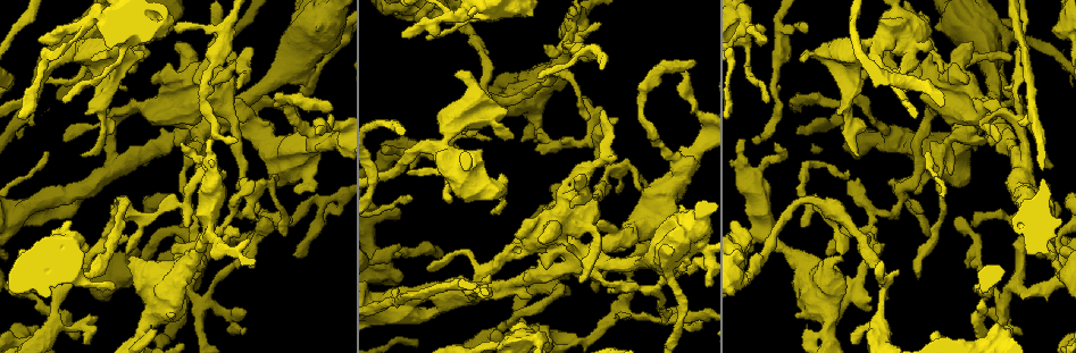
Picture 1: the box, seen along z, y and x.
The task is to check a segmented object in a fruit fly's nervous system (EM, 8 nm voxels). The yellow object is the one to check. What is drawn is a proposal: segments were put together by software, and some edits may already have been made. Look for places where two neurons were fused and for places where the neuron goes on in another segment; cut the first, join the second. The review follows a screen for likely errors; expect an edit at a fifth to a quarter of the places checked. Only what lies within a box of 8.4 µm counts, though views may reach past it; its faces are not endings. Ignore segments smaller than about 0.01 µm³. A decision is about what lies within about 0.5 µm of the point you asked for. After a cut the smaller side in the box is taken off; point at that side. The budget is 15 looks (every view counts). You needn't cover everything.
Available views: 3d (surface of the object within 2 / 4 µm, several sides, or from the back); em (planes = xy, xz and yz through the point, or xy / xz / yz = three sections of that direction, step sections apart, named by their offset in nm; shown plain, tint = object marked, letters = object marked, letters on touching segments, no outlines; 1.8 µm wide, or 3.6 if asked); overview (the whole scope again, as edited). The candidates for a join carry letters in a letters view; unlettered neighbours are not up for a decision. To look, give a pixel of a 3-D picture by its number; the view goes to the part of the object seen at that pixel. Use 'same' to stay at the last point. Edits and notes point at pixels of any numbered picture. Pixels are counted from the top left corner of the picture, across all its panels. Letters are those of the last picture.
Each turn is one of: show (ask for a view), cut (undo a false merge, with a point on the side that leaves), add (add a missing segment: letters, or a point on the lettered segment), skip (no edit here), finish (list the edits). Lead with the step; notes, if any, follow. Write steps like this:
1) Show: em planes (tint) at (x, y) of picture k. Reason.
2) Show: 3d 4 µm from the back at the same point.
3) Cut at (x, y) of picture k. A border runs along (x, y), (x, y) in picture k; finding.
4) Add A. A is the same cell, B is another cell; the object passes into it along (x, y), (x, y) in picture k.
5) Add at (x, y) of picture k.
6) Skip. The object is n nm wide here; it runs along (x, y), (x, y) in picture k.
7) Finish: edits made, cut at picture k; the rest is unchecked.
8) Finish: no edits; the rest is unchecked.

Show: em xz step 16 (tint) at (246, 314) of picture 1. Free end.

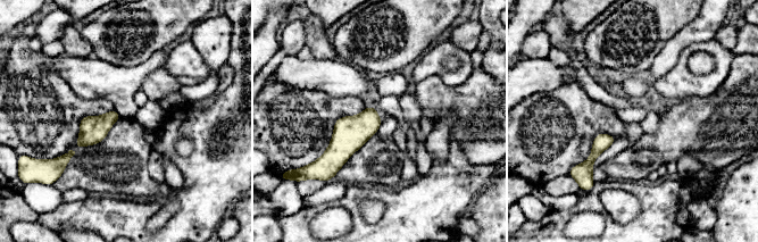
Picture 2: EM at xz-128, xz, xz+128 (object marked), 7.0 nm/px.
Show: em planes (letters) at the same point.

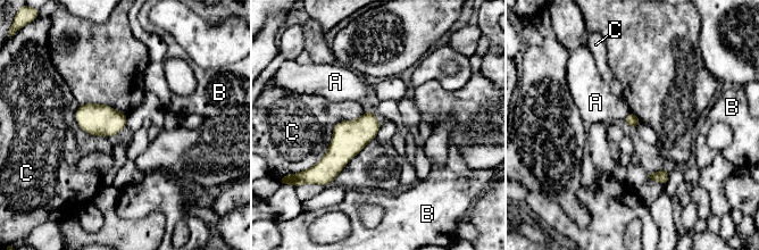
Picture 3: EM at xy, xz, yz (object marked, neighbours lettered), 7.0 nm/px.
Skip. A, B and C are other cells; no lettered segment goes on from it.

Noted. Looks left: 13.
Show: 3d 2 µm from the back at (291, 223) of picture 1. Branch stops here.

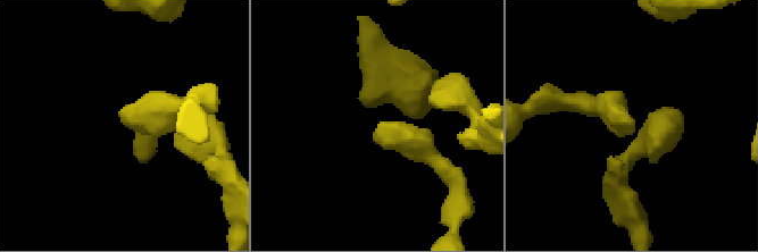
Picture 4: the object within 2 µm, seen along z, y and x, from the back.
Show: em xy step 4 (letters) at (624, 128) of picture 4. Now the EM.

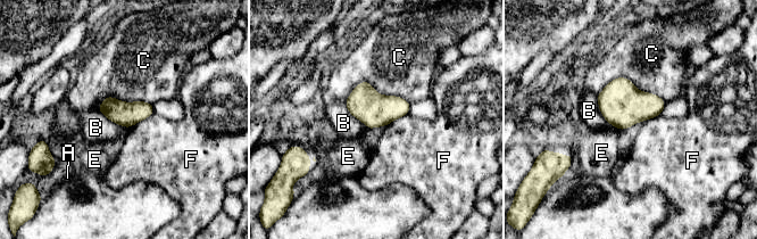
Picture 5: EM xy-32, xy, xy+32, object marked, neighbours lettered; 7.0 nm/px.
Show: em planes (letters) at the same point.

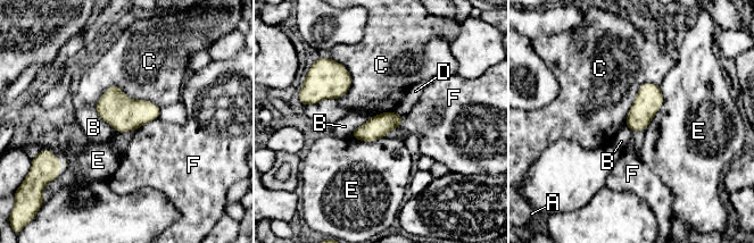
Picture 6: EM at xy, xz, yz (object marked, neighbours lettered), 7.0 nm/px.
Skip. A, B, C, D, E and F are other cells; a border runs along (94, 108), (96, 112), (118, 133) in picture 6; no lettered segment goes on from it.

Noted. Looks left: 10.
Show: 3d 2 µm at (42, 203) of picture 1. Calibre changes.

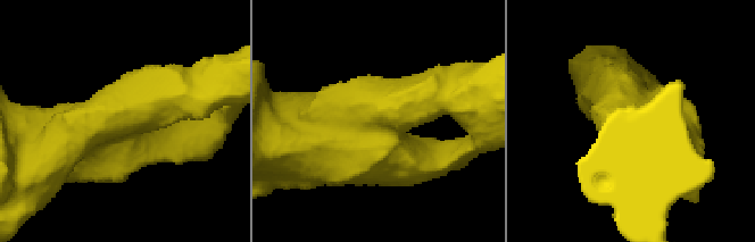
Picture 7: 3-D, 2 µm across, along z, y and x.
Show: em 3.6 µm yz step 4 (letters) at (375, 141) of picture 7.

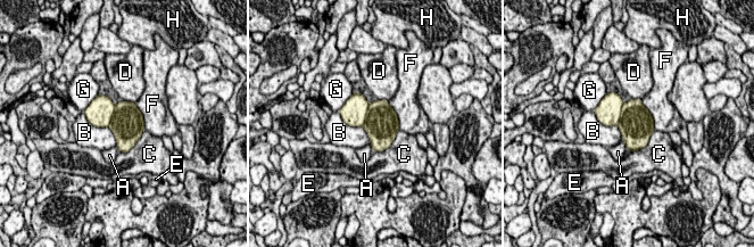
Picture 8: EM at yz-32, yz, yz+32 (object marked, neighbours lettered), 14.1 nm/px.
Cut at (354, 112) of picture 8. The object is 480 nm wide here; A, B, C, D, E, F, G and H are other cells; a border runs along (370, 104), (363, 126) in picture 8; two neurons meet here.

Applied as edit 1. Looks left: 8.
Show: 3d 2 µm at (83, 155) of picture 1. An open end.

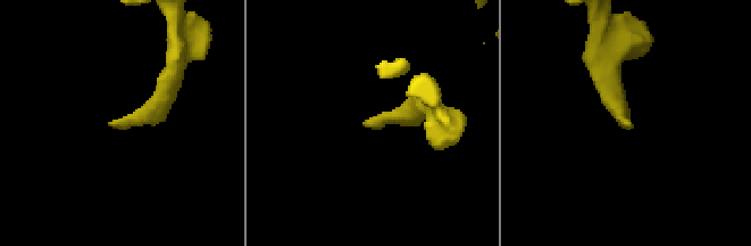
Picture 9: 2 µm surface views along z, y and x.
Show: em xy step 8 (plain) at (114, 122) of picture 9.

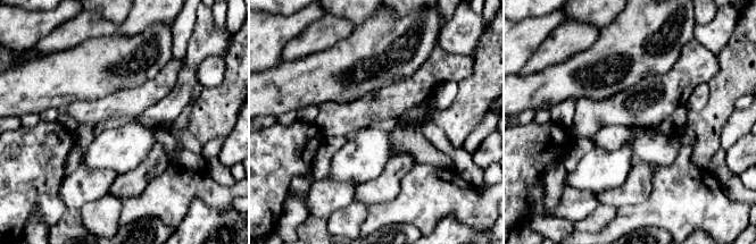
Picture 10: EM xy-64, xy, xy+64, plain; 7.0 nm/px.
Show: em xy step 8 (letters) at the same point. What lies round it.

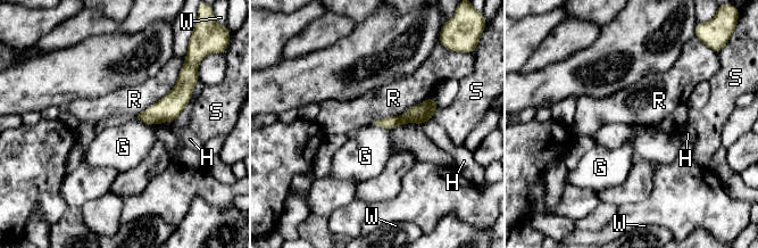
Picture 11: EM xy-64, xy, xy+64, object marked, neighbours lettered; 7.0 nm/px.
Skip. G, H, R, S and W are other cells; no lettered segment goes on from it.

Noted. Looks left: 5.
Show: em planes (letters) at (754, 136) of picture 1. Branch stops here.

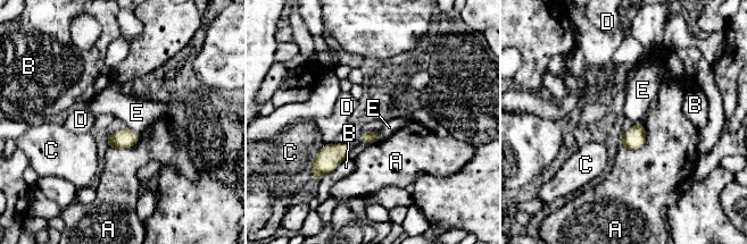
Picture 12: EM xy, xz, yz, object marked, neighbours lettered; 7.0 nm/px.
Skip. The object is 90 nm wide here; the longest contact is with B, 260 nm; A, B, C, D and E are other cells; none of them fits.

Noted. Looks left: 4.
Finish: edits made, cut at picture 8; the rest is unchecked.

